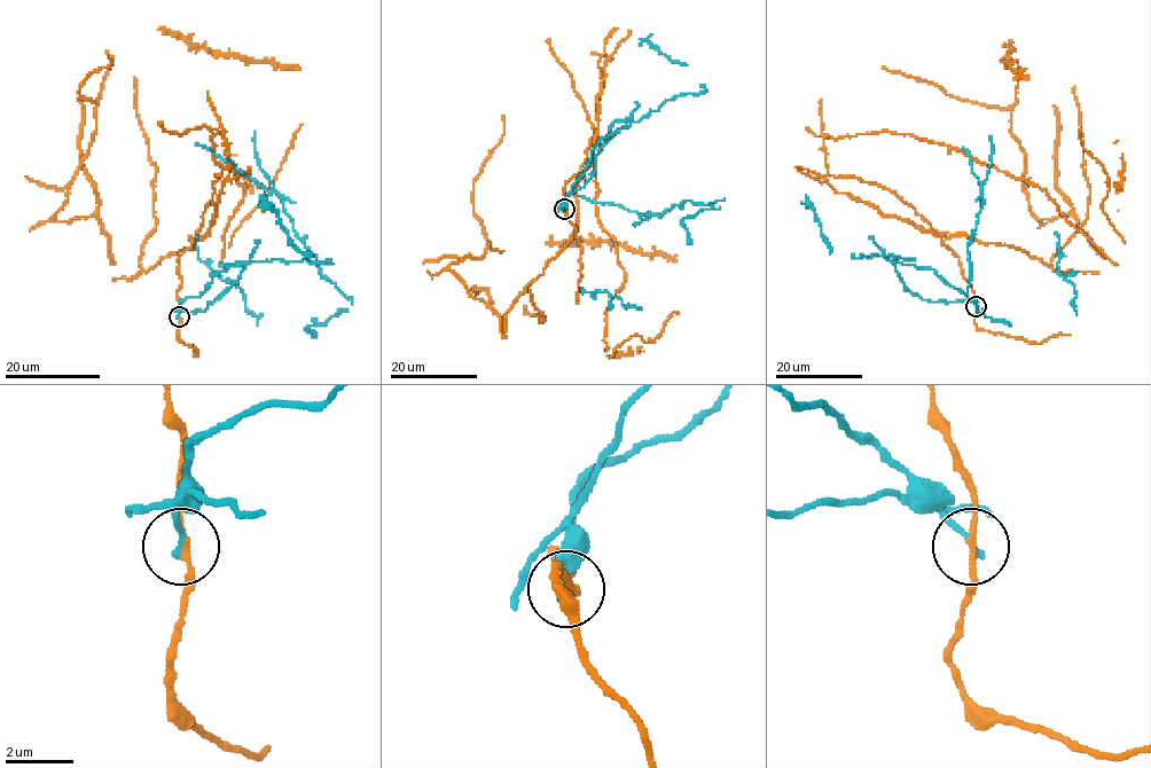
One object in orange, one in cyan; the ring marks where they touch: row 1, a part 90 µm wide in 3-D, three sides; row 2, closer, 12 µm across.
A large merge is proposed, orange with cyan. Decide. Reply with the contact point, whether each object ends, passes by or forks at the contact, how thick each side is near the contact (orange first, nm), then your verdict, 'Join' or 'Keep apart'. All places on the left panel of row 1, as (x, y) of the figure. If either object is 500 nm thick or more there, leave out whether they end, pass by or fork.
Place: (179, 316). At the ring orange passes by. At the ring cyan ends. Thickness 150 nm (orange) against 200 nm. Keep apart

